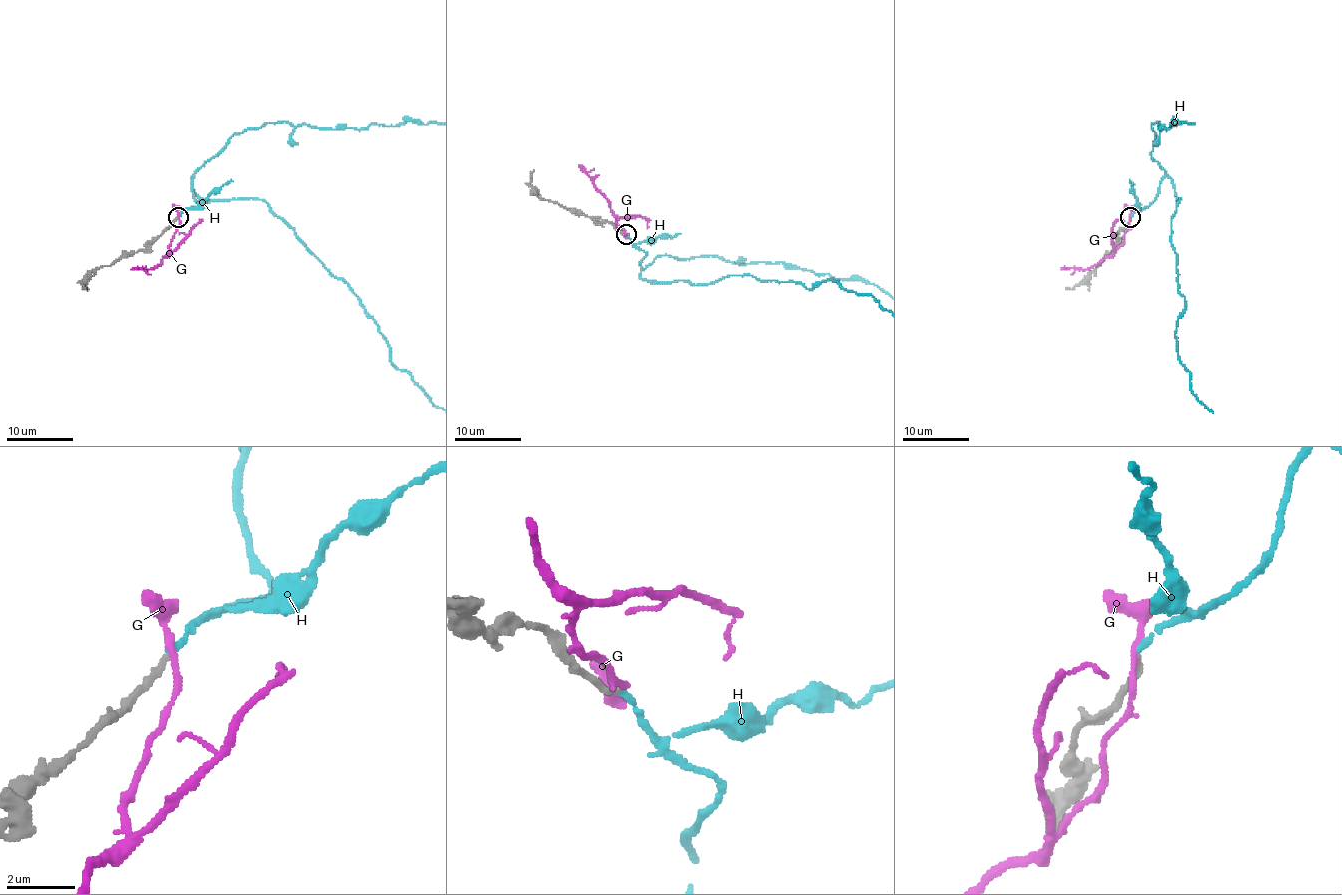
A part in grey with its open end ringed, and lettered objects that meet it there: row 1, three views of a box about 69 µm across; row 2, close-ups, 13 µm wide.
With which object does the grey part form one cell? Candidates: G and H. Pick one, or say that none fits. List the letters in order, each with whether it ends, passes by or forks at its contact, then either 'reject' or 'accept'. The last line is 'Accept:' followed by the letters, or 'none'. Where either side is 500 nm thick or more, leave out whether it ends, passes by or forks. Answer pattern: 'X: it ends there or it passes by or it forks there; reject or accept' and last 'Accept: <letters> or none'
G: it passes by; reject
H: it ends there; accept
Accept: H

